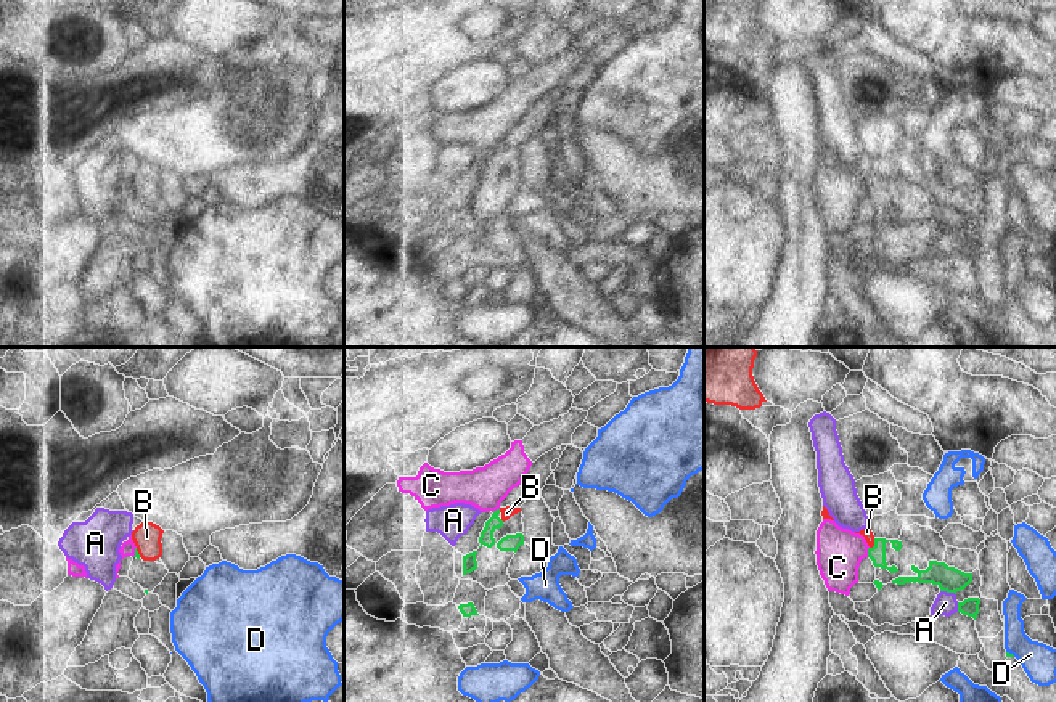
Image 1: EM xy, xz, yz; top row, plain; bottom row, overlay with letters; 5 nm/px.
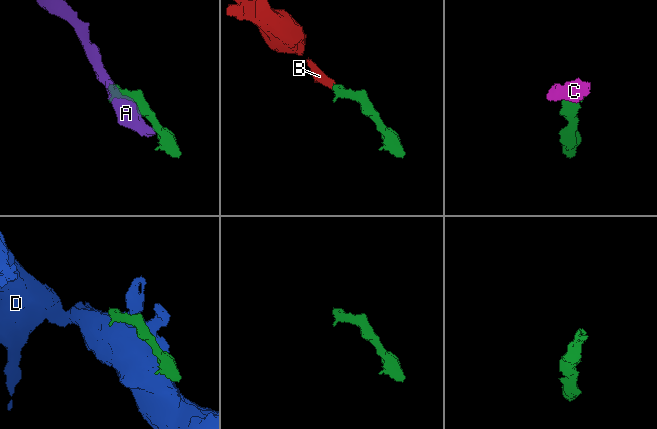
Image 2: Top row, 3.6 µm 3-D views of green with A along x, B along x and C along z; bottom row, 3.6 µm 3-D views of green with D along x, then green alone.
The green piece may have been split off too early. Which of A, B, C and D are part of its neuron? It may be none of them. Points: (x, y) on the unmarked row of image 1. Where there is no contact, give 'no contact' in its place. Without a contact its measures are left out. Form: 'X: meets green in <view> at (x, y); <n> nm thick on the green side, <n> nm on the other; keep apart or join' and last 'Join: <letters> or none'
A: meets green in yz at (949, 232); 130 nm thick on the green side, 110 nm on the other; keep apart
B: meets green in yz at (875, 183); 80 nm thick on the green side, 50 nm on the other; join
C: meets green in yz at (868, 191); 80 nm thick on the green side, 240 nm on the other; keep apart
D: meets green in yz at (1011, 294); 20 nm thick on the green side, 180 nm on the other; keep apart
Join: B

